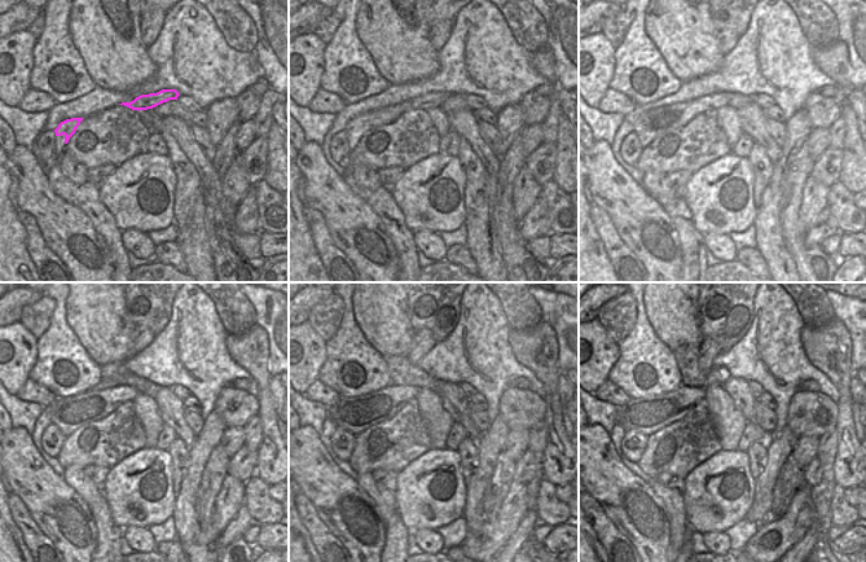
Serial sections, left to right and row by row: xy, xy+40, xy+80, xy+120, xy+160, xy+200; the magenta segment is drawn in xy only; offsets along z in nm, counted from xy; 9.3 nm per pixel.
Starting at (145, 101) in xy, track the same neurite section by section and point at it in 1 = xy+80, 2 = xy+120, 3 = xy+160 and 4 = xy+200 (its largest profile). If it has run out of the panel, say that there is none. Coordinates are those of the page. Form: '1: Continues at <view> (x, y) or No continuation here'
1: Continues at xy+80 (658, 121)
2: Continues at xy+120 (75, 411)
3: Continues at xy+160 (355, 415)
4: Continues at xy+200 (649, 415).

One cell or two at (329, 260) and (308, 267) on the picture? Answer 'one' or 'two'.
two

